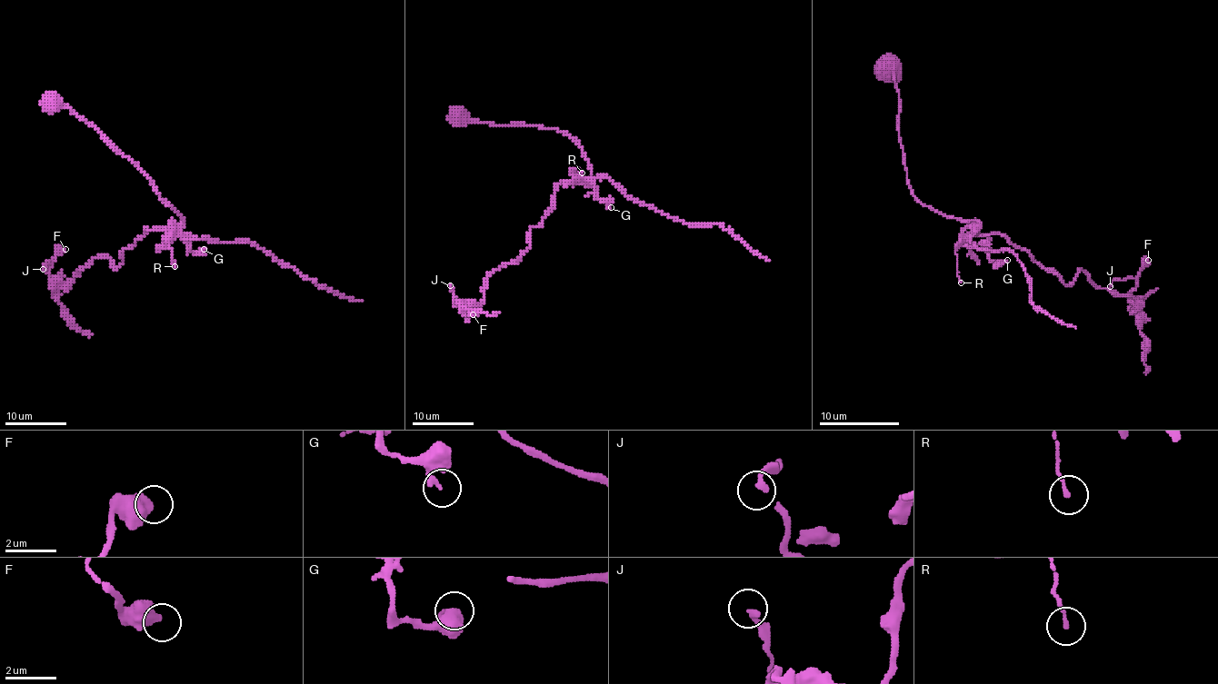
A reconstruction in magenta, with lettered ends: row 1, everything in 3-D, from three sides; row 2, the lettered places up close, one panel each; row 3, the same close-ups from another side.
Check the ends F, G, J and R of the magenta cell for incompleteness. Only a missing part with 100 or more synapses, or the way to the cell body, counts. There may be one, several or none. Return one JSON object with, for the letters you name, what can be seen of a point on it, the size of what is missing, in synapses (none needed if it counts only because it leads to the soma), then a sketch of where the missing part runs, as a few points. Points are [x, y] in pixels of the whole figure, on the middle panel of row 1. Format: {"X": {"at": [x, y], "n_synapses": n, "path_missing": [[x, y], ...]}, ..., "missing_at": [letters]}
{"missing_at": []}

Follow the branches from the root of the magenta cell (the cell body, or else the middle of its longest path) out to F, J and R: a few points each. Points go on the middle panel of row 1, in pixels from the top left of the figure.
F: (459, 119), (563, 131), (592, 175), (557, 186), (529, 245), (486, 278), (477, 307), (457, 301), (473, 314)
J: (459, 119), (563, 131), (592, 183), (557, 186), (529, 245), (486, 278), (477, 307), (457, 305), (450, 285)
R: (459, 119), (495, 124), (537, 124), (563, 131), (582, 148), (591, 169), (591, 184), (575, 167), (582, 173)

